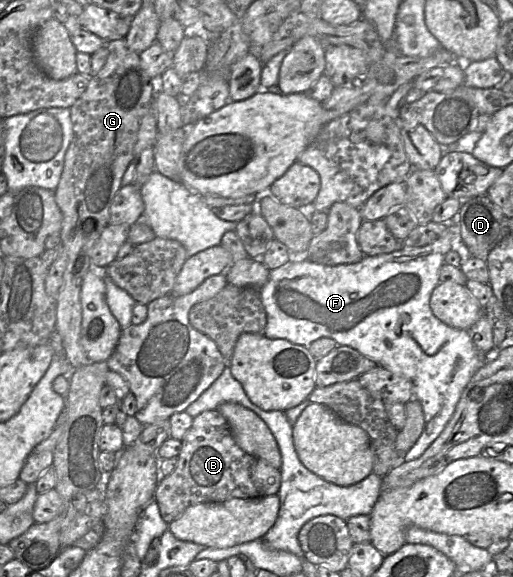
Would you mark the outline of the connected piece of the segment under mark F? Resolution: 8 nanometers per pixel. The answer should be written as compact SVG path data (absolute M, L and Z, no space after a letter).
M456 218L449 222L449 227L446 234L443 234L435 242L416 248L401 248L392 253L382 254L378 256L364 256L359 262L353 264L328 266L314 263L307 259L293 258L288 264L280 266L279 268L270 270L269 279L263 285L260 291L261 302L266 310L267 323L264 335L269 339L286 339L291 343L308 347L313 341L327 337L332 338L337 344L350 346L366 357L372 359L377 366L384 367L393 373L404 377L411 381L413 385L413 399L417 399L423 408L425 426L423 432L415 445L404 456L404 462L410 462L421 457L428 447L438 438L442 433L450 419L452 418L456 406L462 396L464 389L467 387L469 381L477 370L484 364L488 358L483 358L476 347L474 346L469 330L457 329L450 327L439 320L432 312L430 307L430 297L435 287L440 283L439 271L445 263L445 255L452 249L460 245L460 229L456 225Z

